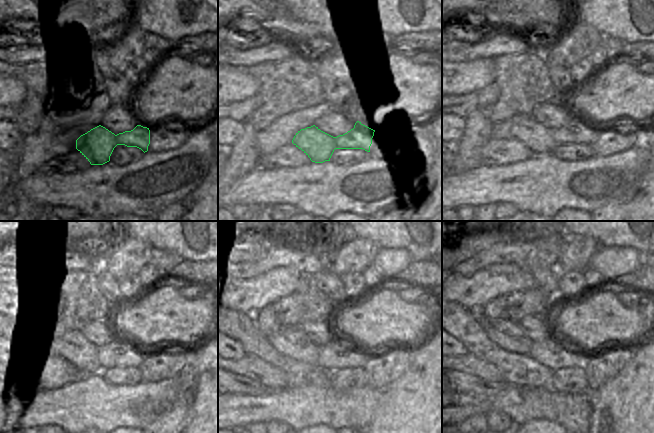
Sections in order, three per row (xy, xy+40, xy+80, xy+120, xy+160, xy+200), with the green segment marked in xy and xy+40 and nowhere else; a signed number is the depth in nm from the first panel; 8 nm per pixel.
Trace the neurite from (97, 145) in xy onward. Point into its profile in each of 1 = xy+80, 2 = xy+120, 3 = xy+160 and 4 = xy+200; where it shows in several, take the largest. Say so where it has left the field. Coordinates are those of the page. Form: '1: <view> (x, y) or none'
1: xy+80 (539, 139)
2: xy+120 (73, 347)
3: xy+160 (292, 342)
4: xy+200 (508, 335)

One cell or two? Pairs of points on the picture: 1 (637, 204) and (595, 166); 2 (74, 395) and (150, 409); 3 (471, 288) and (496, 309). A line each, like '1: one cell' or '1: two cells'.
1: two cells
2: one cell
3: two cells

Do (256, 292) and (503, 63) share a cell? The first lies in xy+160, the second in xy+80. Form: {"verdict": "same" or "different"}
{"verdict": "different"}

